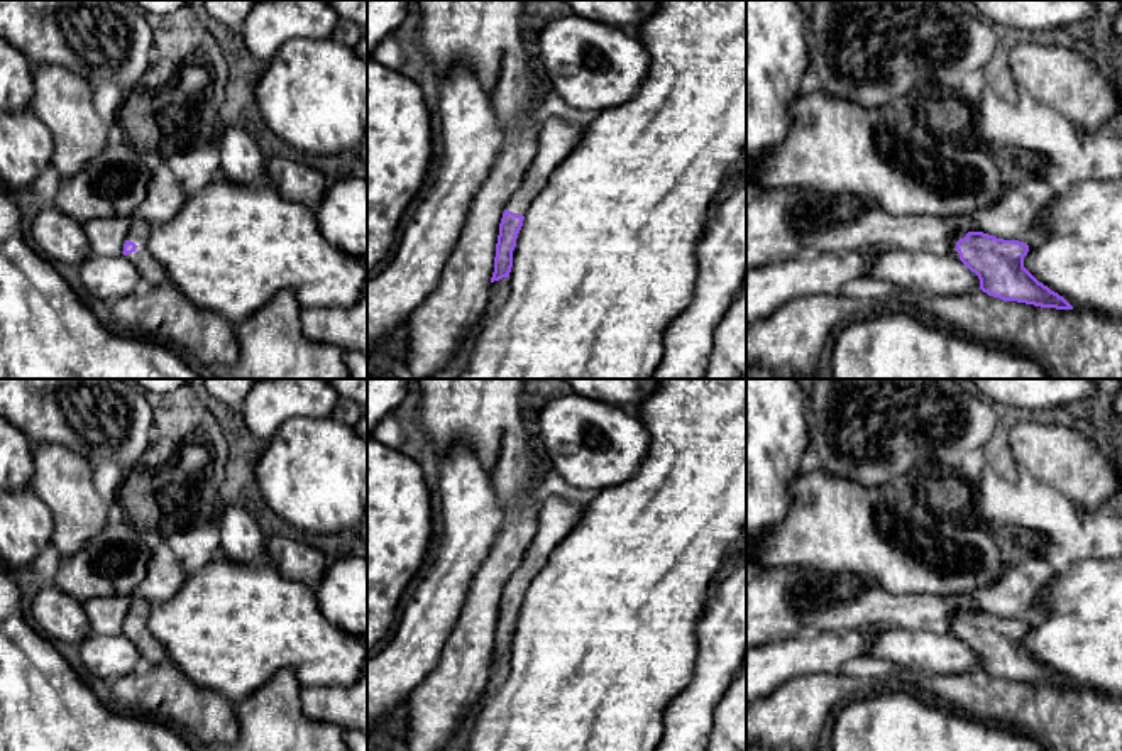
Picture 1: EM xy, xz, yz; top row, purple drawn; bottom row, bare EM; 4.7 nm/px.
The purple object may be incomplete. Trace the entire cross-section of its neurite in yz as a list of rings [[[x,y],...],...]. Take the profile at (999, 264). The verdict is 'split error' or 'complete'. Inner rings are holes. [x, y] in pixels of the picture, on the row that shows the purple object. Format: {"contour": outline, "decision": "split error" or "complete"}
{"contour": [[[961,232],[951,238],[949,252],[980,279],[980,289],[961,296],[926,296],[917,293],[888,294],[880,301],[863,301],[838,294],[797,296],[772,315],[746,321],[746,372],[775,372],[792,369],[802,379],[814,379],[826,338],[844,323],[872,311],[909,308],[916,315],[932,315],[941,325],[966,335],[980,343],[1027,355],[1044,365],[1054,379],[1122,379],[1122,318],[1110,318],[1093,311],[1075,310],[1063,296],[1039,282],[1026,267],[1029,245],[1019,240],[1004,240],[983,232]]], "decision": "split error"}

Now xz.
{"contour": [[[548,115],[542,120],[538,134],[538,151],[530,164],[521,186],[509,198],[496,244],[494,272],[491,282],[509,277],[513,267],[513,250],[525,215],[538,193],[547,186],[550,174],[572,154],[582,139],[586,125],[570,123],[562,117]]], "decision": "split error"}

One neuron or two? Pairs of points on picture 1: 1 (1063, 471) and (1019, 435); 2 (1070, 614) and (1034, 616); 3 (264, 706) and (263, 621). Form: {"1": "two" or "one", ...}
{"1": "one", "2": "two", "3": "two"}

